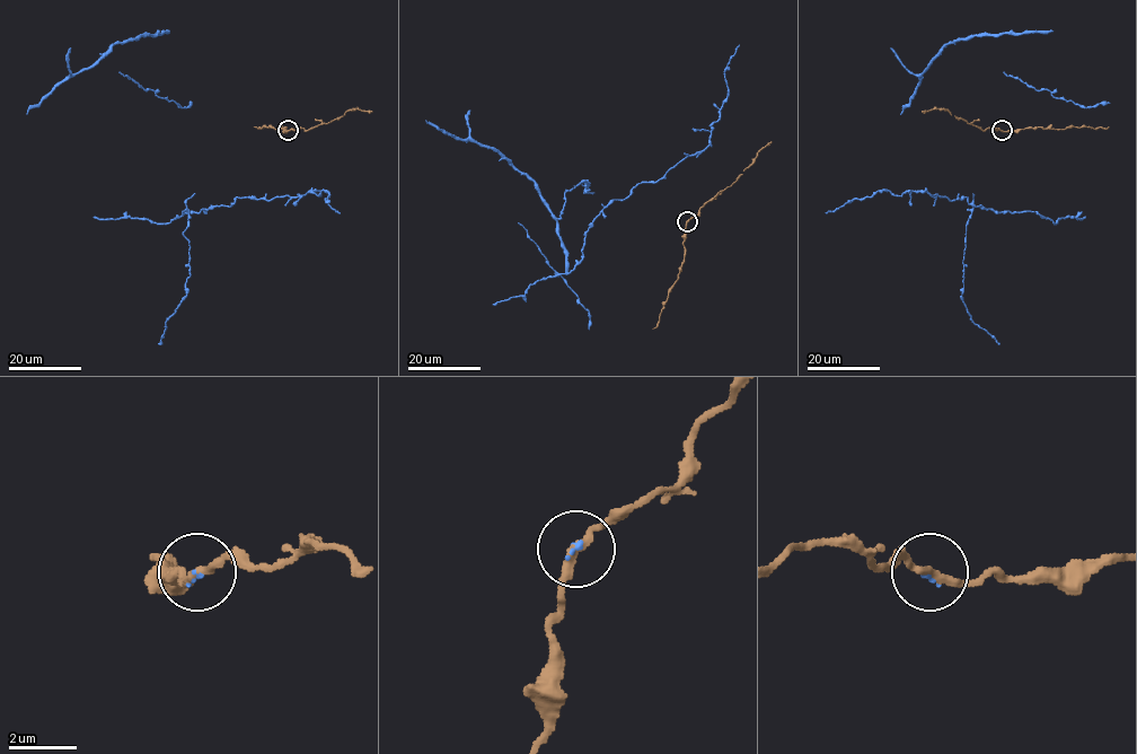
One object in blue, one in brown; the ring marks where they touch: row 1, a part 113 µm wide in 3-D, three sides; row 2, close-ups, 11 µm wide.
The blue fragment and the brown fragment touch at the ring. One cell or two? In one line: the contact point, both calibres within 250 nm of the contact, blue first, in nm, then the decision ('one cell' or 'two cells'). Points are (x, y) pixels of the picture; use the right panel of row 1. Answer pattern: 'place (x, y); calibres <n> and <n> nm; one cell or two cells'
place (1002, 130); calibres 70 and 240 nm; one cell

